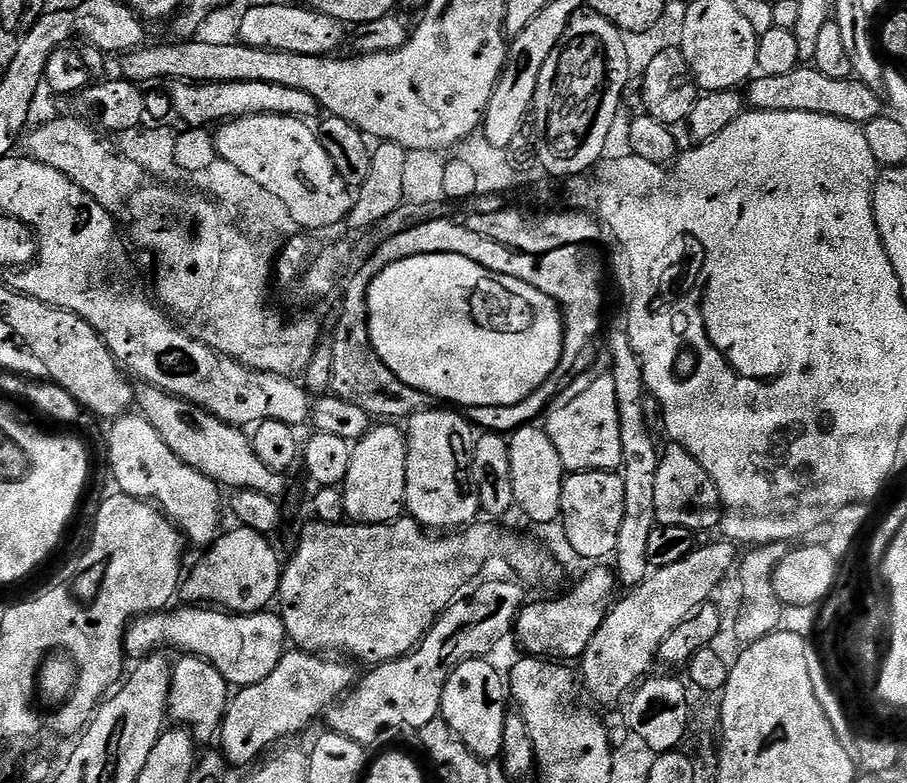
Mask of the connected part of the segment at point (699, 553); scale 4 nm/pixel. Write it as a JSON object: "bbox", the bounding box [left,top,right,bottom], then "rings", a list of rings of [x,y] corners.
{"bbox":[578,543,738,704],"rings":[[[723,543],[708,544],[705,548],[693,547],[692,552],[674,562],[674,566],[649,571],[641,584],[627,589],[623,593],[625,596],[607,609],[602,626],[598,626],[578,661],[583,687],[584,684],[588,687],[589,694],[598,703],[608,704],[620,695],[623,697],[637,681],[647,677],[650,672],[648,667],[652,660],[654,664],[660,643],[696,609],[713,599],[712,591],[723,582],[724,575],[731,568],[733,571],[738,560],[737,545]]]}

